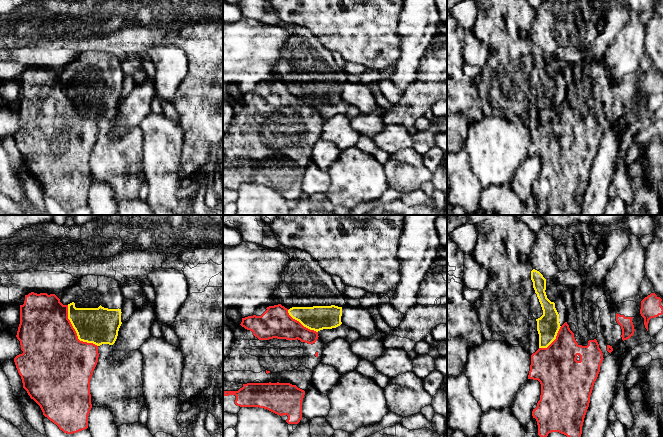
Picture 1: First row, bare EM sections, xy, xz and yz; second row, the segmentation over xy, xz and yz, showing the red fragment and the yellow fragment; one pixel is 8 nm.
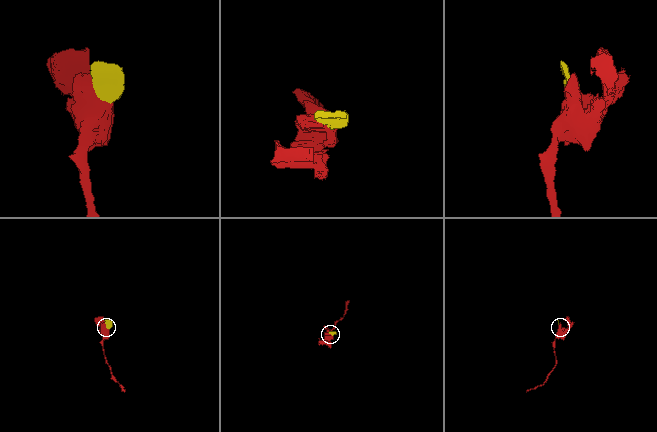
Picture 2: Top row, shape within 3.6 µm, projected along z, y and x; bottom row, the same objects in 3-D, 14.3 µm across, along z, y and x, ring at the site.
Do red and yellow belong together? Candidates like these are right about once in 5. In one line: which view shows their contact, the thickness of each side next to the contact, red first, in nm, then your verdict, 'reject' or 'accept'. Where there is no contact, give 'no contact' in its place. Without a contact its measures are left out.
meets red in xy; 480 nm thick on the red side, 300 nm on the other; reject

